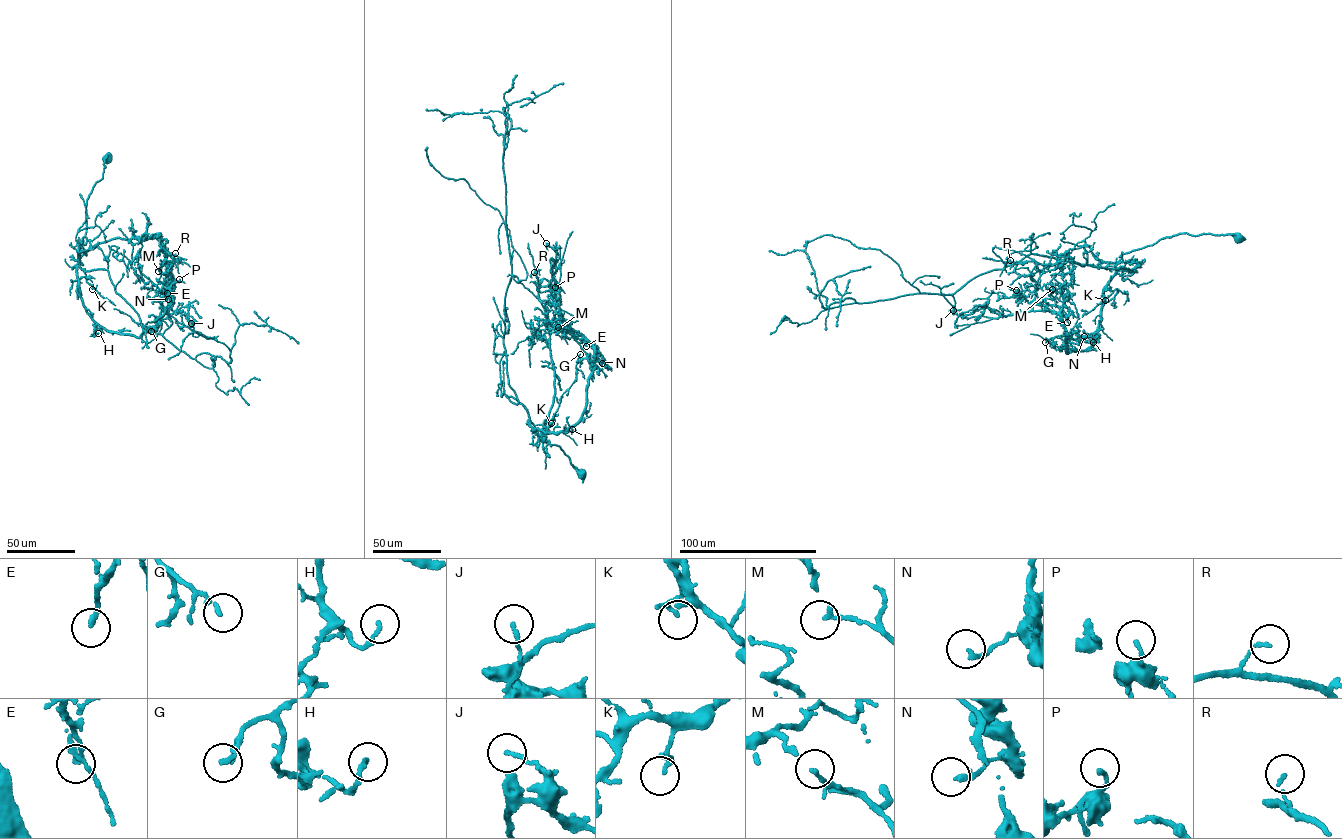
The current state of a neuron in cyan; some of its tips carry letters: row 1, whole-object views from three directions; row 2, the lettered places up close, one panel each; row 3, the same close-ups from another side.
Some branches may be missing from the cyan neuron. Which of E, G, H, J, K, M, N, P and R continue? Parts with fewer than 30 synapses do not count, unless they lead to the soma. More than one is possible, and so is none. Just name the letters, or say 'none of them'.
none of them

